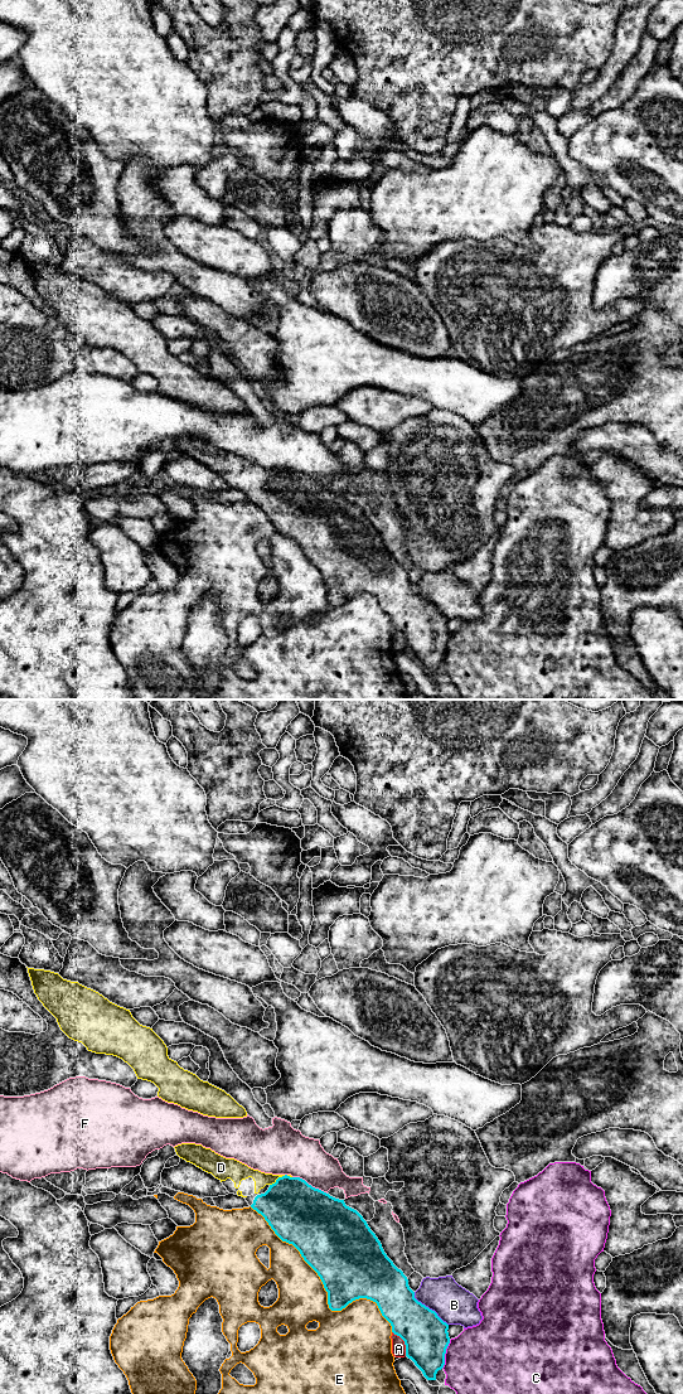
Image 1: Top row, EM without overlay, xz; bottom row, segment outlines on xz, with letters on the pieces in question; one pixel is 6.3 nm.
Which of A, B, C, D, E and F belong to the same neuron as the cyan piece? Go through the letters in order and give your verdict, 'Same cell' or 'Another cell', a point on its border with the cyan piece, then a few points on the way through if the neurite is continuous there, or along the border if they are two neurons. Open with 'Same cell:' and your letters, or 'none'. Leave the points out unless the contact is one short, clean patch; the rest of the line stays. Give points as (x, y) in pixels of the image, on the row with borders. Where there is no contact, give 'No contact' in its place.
Same cell: D
A: Another cell. Touches cyan at xz (405, 1342)
B: Another cell. Touches cyan at xz (427, 1307)
C: Another cell. Touches cyan at xz (445, 1353)
D: Same cell. Touches cyan at xz (280, 1177). Path across: xz (296, 1211), (280, 1185), (280, 1177), (260, 1179), (242, 1171)
E: Another cell. Touches cyan at xz (325, 1290)
F: Another cell. Touches cyan at xz (310, 1185)

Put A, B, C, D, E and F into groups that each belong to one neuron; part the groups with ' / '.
A / B / C / D / E / F

